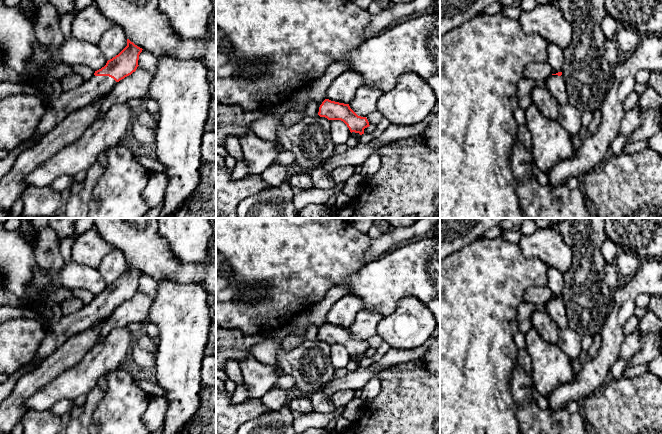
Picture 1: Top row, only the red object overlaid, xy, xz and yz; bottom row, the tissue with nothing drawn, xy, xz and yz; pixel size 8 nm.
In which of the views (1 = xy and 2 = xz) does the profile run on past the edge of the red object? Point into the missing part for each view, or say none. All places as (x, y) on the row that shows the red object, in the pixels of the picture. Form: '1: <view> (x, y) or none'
1: xy (96, 87)
2: none

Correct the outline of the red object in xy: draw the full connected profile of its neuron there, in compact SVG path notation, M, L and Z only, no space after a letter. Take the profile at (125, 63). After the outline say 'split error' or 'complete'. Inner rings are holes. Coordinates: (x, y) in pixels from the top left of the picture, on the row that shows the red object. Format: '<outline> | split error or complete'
M127 39L127 46L78 87L63 91L47 102L47 109L32 138L39 141L72 112L79 111L110 93L114 86L136 71L142 48Z | split error

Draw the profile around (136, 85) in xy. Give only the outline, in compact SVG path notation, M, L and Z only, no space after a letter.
M138 66L131 75L117 82L100 106L97 119L100 119L113 105L124 104L133 98L147 97L152 76Z

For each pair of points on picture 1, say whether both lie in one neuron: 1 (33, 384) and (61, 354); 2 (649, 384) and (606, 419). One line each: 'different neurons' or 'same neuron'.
1: same neuron
2: same neuron

